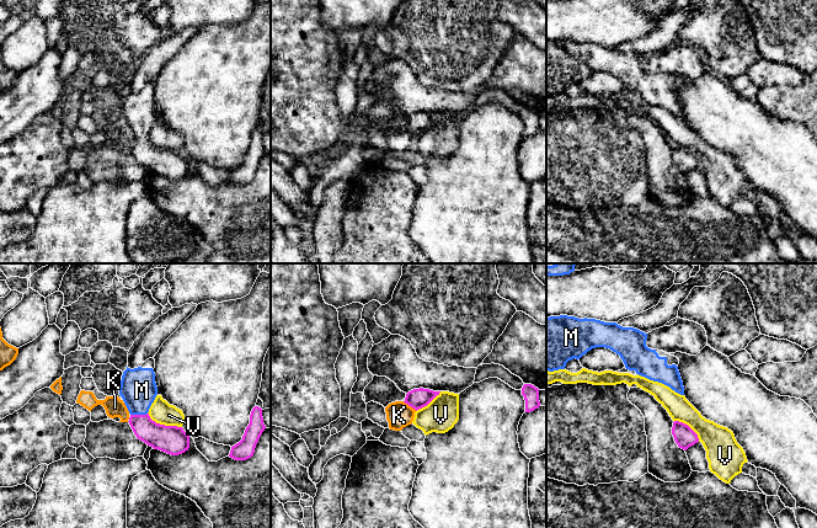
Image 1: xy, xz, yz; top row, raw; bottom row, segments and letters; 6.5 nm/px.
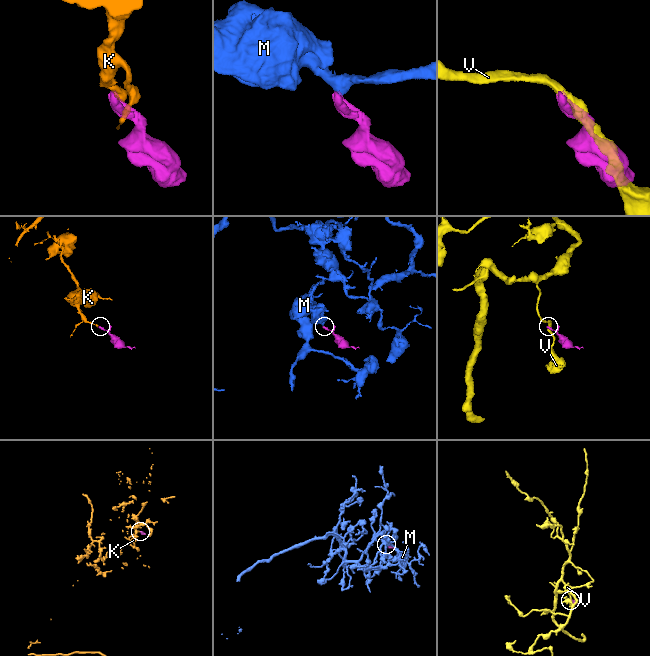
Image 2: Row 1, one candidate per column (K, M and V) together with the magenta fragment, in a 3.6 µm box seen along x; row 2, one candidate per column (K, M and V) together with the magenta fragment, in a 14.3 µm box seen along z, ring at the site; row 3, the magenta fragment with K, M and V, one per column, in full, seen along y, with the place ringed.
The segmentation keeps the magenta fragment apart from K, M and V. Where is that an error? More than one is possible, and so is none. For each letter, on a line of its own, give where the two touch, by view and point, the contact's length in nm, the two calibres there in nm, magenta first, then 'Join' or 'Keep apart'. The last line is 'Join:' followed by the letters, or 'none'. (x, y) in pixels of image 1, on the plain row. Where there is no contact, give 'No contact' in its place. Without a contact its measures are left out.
K: Touches magenta at xz (410, 129). Shared border 110 nm. Thickness 130 nm (magenta) against 170 nm. Keep apart
M: Touches magenta at xy (138, 139). Shared border 110 nm. Thickness 180 nm (magenta) against 240 nm. Join
V: Touches magenta at xy (164, 149). Shared border 240 nm. Thickness 190 nm (magenta) against 150 nm. Keep apart
Join: M

